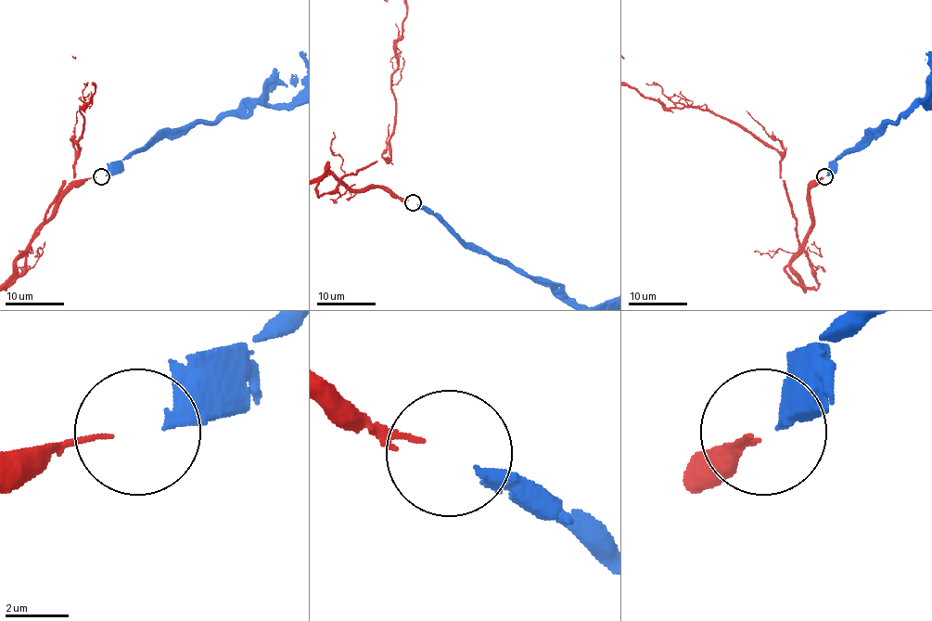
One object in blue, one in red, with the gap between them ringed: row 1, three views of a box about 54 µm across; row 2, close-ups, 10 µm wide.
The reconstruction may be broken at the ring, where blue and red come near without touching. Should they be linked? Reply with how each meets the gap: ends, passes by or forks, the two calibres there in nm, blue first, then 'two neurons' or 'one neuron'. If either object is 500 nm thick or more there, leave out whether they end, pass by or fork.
blue ends | red ends | 400/140 nm | one neuron

